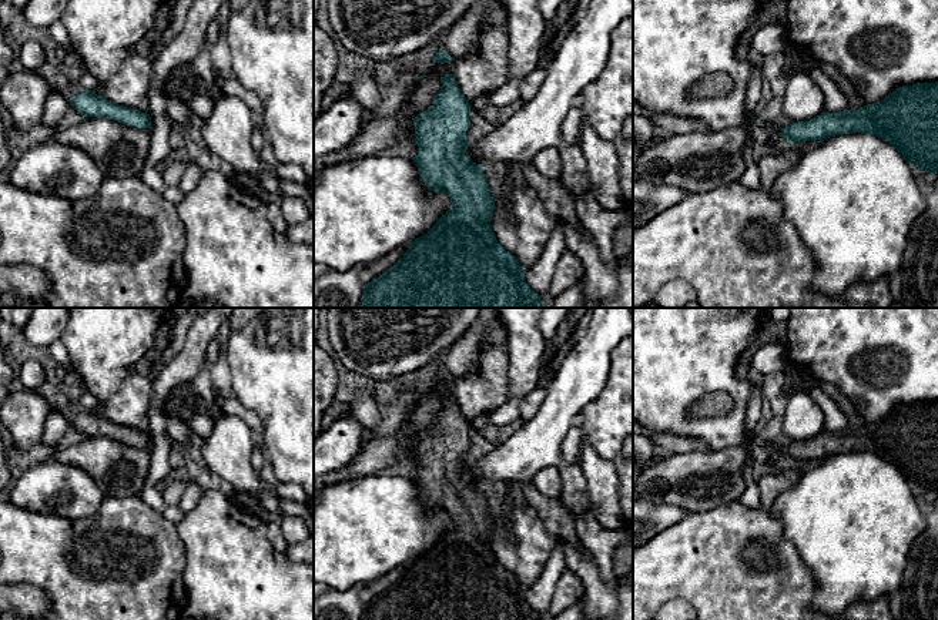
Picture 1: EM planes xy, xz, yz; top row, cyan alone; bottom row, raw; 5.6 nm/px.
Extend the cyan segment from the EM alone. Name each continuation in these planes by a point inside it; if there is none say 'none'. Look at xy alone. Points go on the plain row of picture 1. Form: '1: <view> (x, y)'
none

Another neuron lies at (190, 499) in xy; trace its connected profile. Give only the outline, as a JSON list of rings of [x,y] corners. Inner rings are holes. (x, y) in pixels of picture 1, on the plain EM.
[[[191,483],[187,489],[185,489],[185,492],[184,492],[184,495],[182,495],[182,497],[181,497],[181,500],[180,500],[180,509],[184,512],[184,513],[188,513],[188,512],[191,512],[197,505],[198,505],[198,502],[200,502],[200,497],[202,496],[202,493],[204,493],[204,487],[201,487],[198,483]]]

